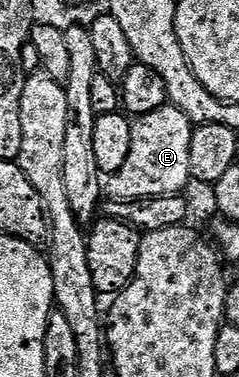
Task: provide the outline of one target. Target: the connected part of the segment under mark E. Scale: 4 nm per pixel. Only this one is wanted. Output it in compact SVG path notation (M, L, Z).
M167 105L158 108L158 112L139 115L132 128L130 156L117 174L111 175L106 182L106 194L109 199L118 202L143 202L151 198L170 197L187 191L188 182L193 181L190 166L190 148L194 123L177 106Z

